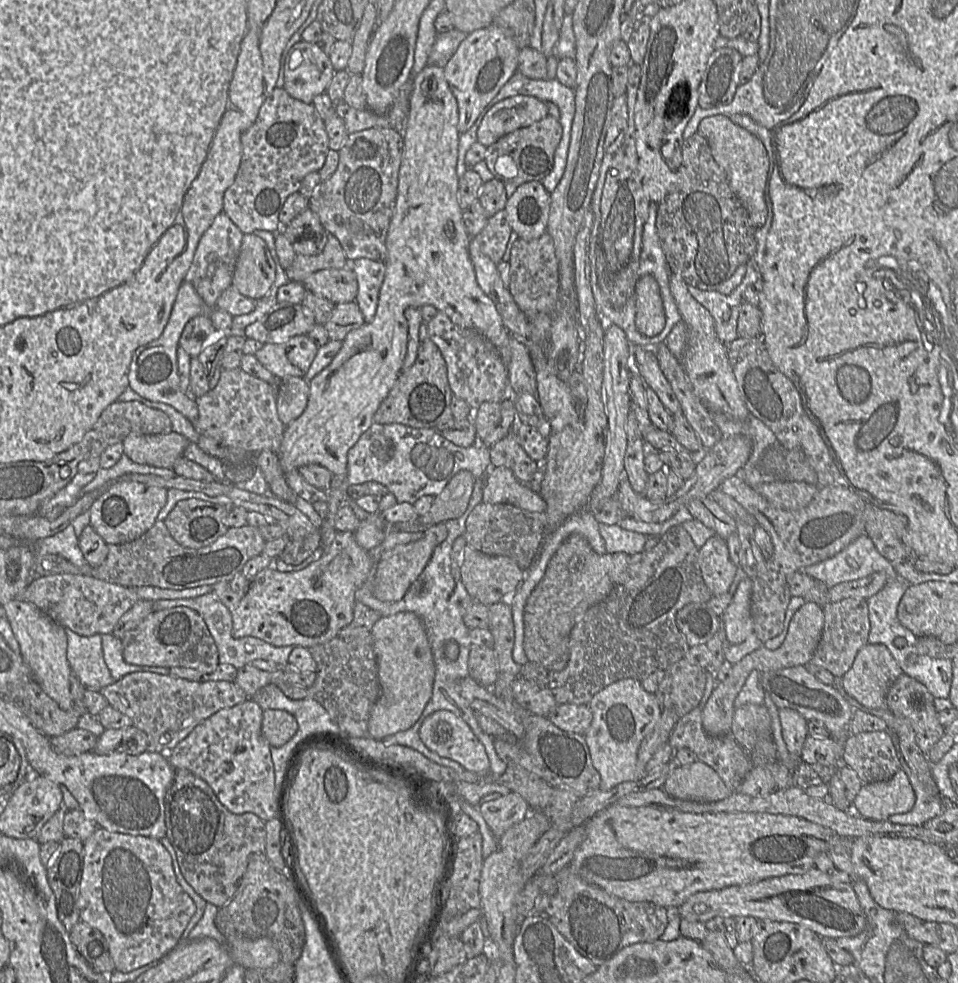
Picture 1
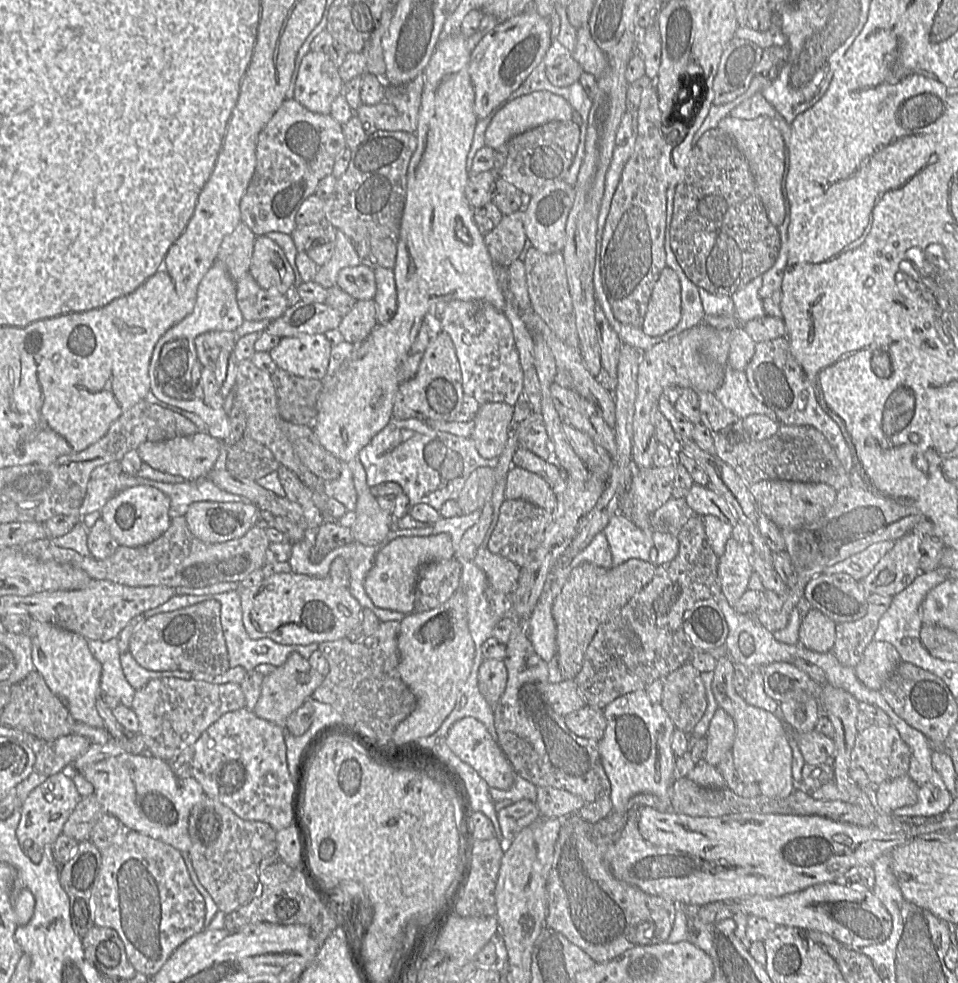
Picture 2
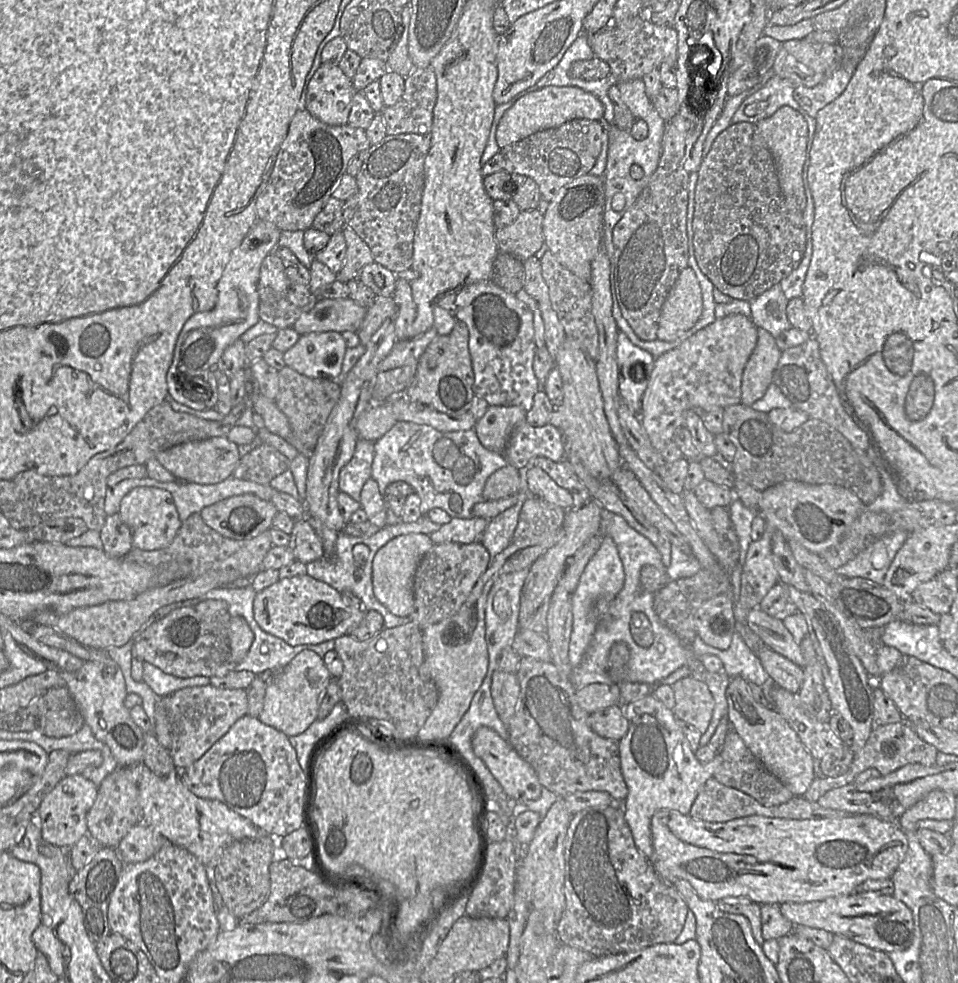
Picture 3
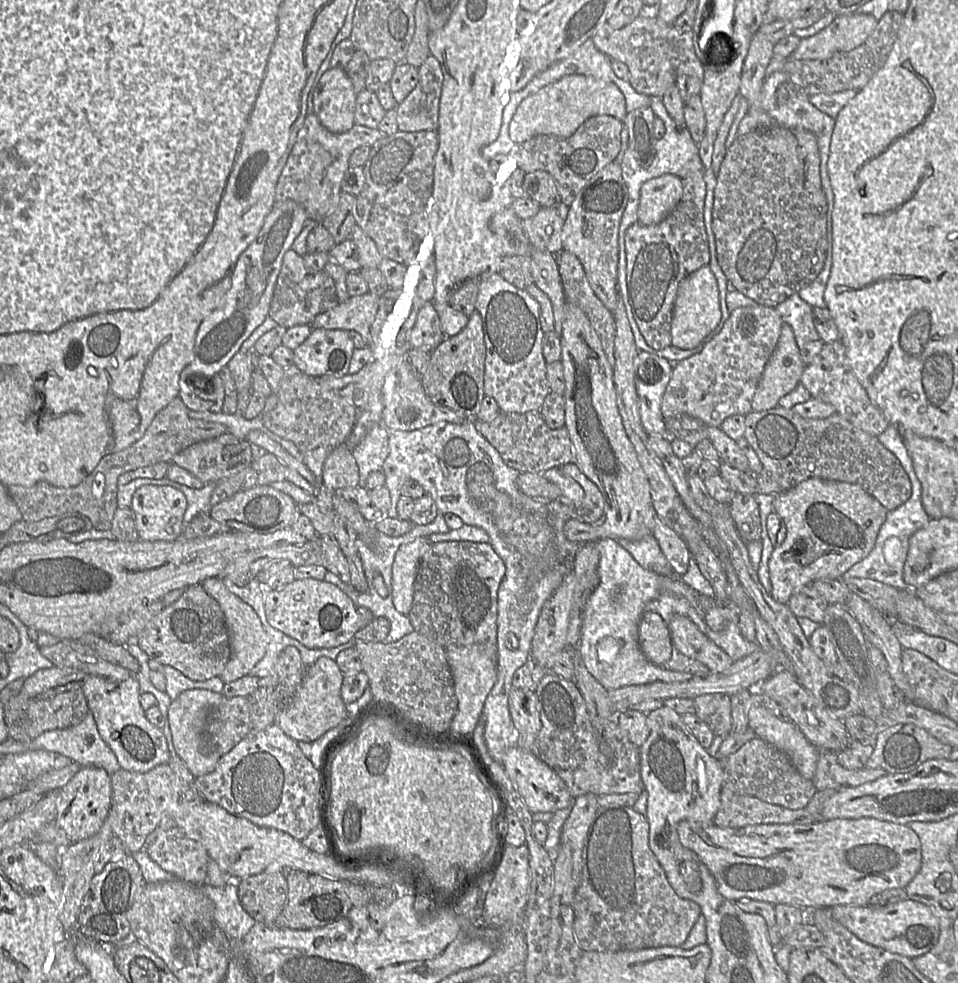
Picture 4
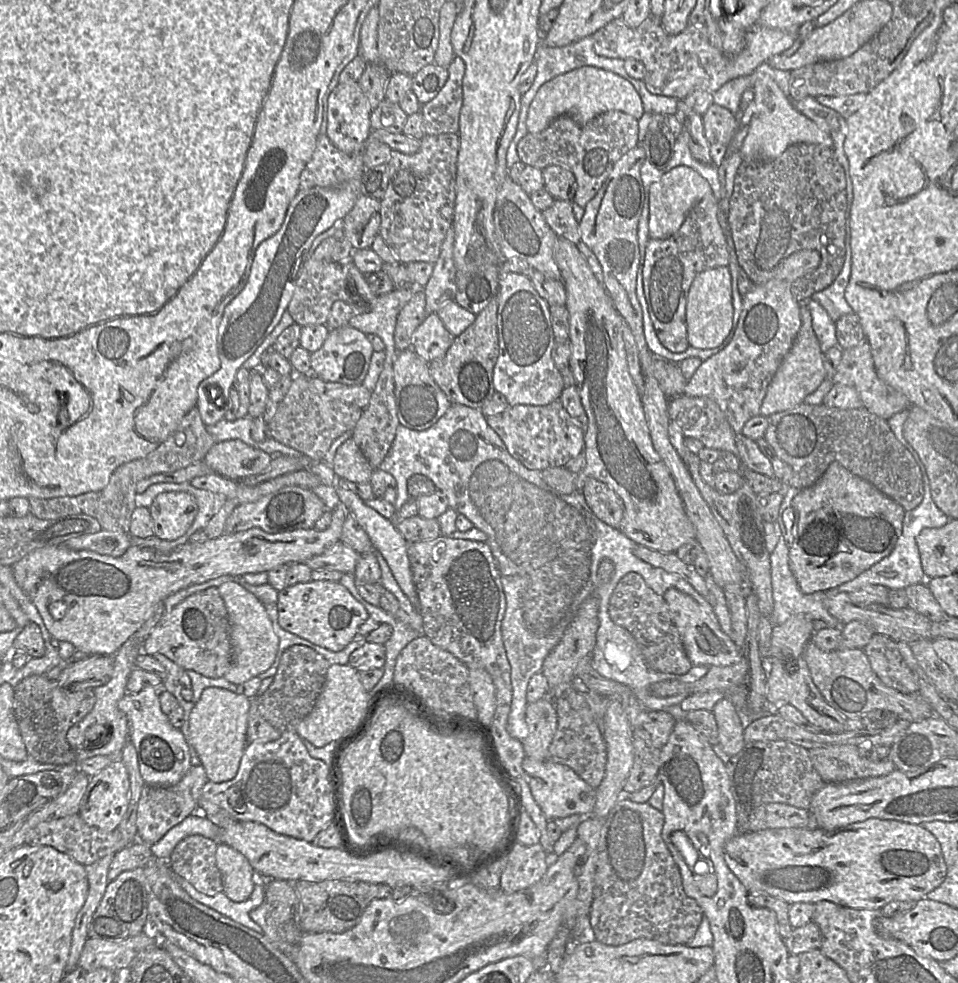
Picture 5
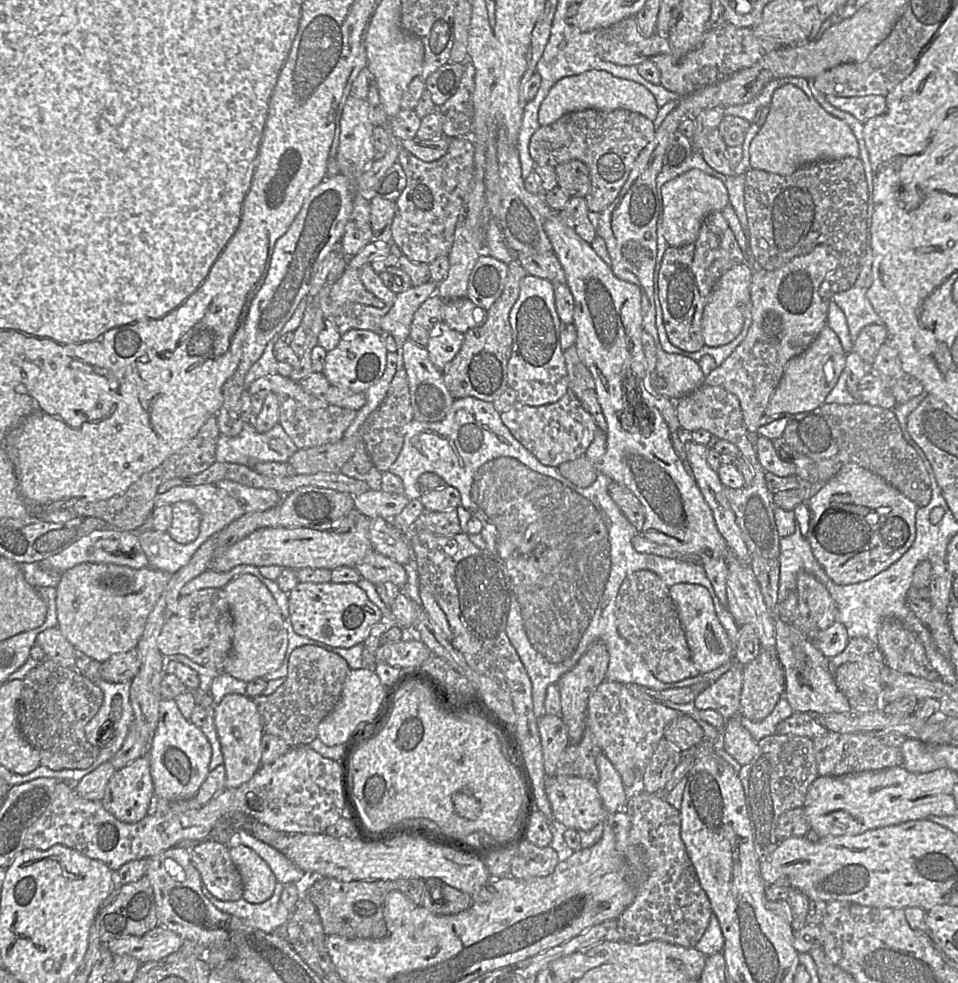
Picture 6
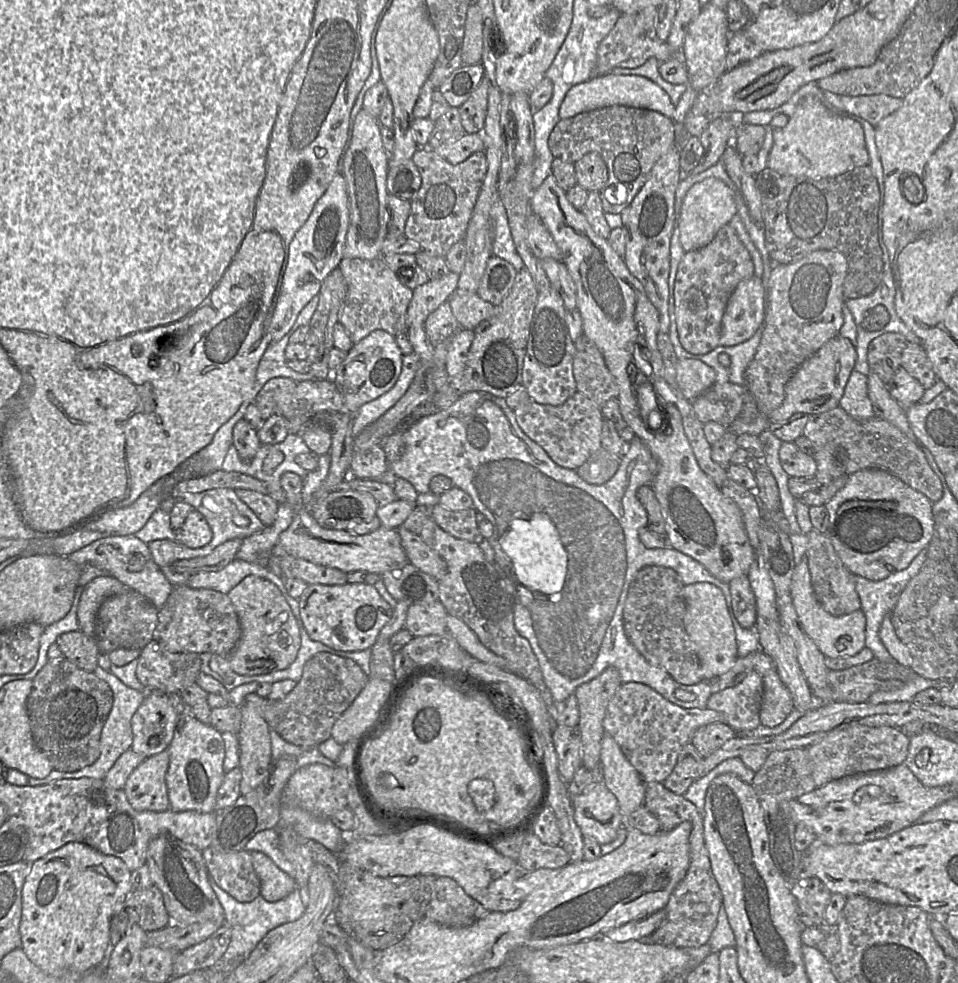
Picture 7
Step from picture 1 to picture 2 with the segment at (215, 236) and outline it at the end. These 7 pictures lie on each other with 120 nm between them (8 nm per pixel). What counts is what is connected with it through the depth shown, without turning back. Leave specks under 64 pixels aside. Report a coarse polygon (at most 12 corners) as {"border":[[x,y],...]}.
{"border":[[241,221],[217,262],[235,282],[249,271],[256,238]]}

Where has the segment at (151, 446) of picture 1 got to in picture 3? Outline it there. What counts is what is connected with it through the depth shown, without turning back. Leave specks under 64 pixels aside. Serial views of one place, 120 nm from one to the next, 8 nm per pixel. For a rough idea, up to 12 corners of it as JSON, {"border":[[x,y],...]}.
{"border":[[224,436],[155,455],[177,479],[215,484],[232,476],[239,446]]}

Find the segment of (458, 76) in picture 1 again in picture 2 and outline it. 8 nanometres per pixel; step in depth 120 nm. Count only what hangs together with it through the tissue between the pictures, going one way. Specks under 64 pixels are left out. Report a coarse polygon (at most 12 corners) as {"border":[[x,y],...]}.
{"border":[[550,21],[499,22],[471,52],[482,120],[543,63]]}

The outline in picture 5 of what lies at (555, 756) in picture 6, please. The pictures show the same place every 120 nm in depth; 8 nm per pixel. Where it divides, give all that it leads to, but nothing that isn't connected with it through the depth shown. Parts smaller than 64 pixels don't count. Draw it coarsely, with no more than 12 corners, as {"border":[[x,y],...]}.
{"border":[[552,700],[529,703],[526,756],[546,761],[558,726]]}

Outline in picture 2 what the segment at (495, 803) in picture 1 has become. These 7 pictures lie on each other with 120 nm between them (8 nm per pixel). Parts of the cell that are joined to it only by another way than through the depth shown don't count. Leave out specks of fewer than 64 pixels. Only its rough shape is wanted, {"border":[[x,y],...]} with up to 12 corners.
{"border":[[521,800],[497,811],[502,837],[512,841],[541,817]]}

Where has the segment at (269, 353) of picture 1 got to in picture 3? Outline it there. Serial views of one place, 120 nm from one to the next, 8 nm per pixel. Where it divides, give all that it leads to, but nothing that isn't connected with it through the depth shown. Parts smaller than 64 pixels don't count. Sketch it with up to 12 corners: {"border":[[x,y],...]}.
{"border":[[339,332],[300,336],[285,365],[310,378],[338,380],[346,342]]}

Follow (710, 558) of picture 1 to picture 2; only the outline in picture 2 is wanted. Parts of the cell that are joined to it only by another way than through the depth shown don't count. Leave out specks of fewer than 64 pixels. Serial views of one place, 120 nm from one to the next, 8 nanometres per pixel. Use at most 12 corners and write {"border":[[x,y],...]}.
{"border":[[730,538],[719,558],[722,593],[735,605],[754,573],[750,548]]}

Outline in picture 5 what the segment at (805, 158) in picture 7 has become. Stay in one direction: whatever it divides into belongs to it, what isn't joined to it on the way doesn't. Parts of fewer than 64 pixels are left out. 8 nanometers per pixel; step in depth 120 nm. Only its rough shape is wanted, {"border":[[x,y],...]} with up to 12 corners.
{"border":[[769,76],[743,93],[753,104],[743,160],[779,157],[790,145],[833,139]]}

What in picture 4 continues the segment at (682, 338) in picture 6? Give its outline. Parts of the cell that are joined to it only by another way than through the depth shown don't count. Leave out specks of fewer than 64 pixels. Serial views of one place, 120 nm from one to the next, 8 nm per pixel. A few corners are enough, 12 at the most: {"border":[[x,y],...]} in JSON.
{"border":[[706,183],[624,233],[618,294],[646,343],[672,346],[680,282],[711,259]]}

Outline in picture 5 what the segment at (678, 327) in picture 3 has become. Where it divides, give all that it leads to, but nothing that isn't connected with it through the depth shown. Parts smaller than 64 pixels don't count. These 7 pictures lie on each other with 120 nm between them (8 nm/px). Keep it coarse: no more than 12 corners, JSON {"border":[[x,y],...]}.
{"border":[[728,267],[689,290],[690,347],[721,346],[733,328]]}

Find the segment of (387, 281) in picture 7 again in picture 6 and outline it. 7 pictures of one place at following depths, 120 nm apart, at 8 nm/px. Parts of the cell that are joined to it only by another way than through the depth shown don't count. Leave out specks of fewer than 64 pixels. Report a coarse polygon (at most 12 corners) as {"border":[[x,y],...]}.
{"border":[[370,264],[350,268],[319,293],[337,331],[381,334],[393,306]]}

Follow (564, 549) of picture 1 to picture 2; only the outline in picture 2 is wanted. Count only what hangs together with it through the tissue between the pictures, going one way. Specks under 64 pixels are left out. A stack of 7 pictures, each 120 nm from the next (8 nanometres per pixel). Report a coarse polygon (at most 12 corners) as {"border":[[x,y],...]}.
{"border":[[654,564],[572,568],[552,605],[557,663],[580,670],[599,626],[651,582]]}

